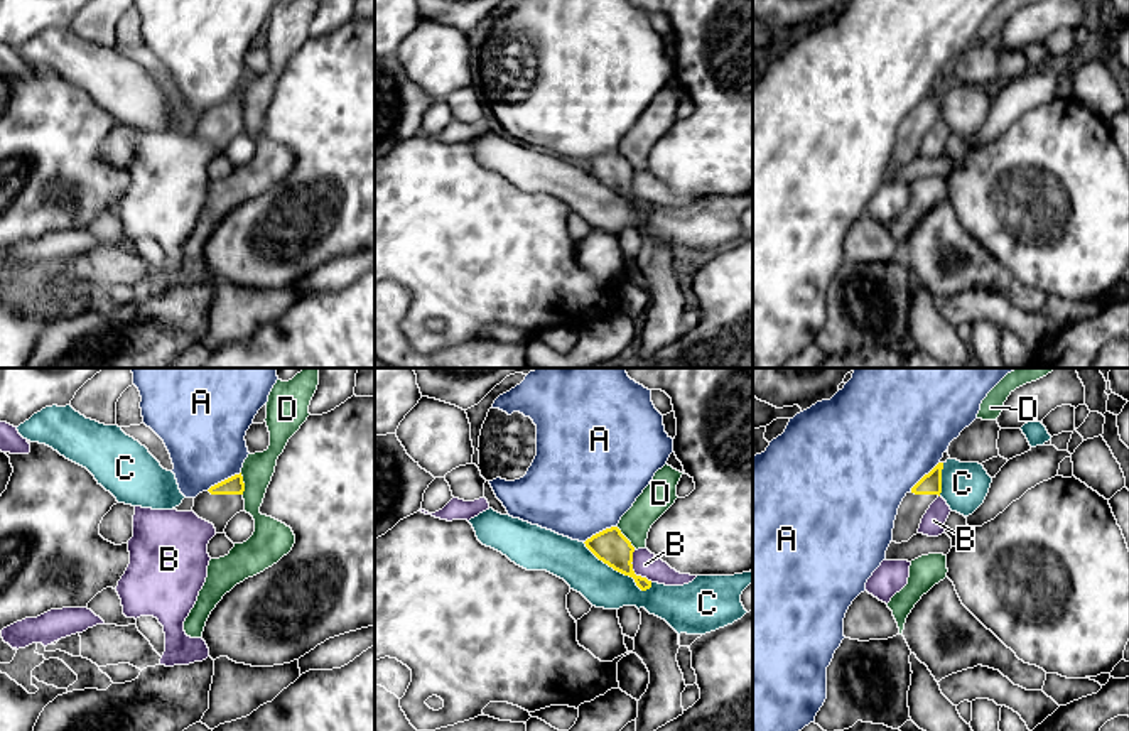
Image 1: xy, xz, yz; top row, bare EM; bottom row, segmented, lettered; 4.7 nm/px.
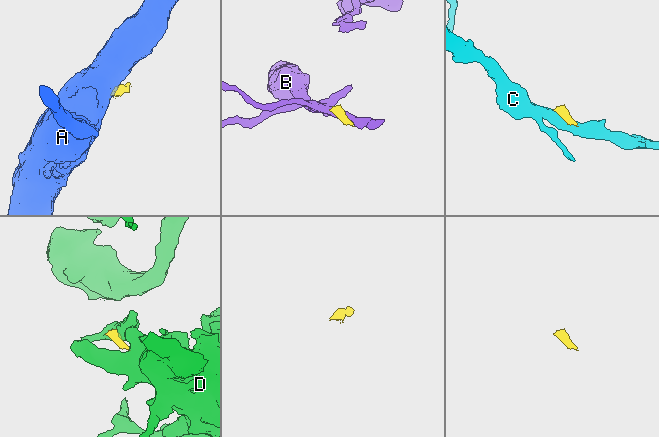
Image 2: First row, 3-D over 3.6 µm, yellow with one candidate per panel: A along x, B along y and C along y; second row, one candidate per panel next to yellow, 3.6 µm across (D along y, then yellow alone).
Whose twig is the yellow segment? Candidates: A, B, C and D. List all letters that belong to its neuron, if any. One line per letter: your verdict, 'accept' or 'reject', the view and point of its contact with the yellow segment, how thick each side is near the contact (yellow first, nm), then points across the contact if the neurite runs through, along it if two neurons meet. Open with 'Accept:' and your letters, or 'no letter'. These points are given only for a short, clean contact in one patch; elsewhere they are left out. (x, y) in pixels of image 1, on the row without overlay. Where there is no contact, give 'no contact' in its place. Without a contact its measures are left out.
Accept: no letter
A: reject; meets yellow in xy at (225, 102); 90 nm thick on the yellow side, 380 nm on the other; border along xy (240, 93), (206, 112)
B: reject; meets yellow in xz at (632, 191); 160 nm thick on the yellow side, 120 nm on the other; border along xz (633, 171), (632, 191), (652, 203)
C: reject; meets yellow in xz at (618, 193); 160 nm thick on the yellow side, 200 nm on the other; border along xz (583, 164), (599, 181), (628, 196), (642, 211), (652, 208)
D: reject; meets yellow in xy at (243, 105); 90 nm thick on the yellow side, 150 nm on the other; border along xy (240, 95), (243, 115)

